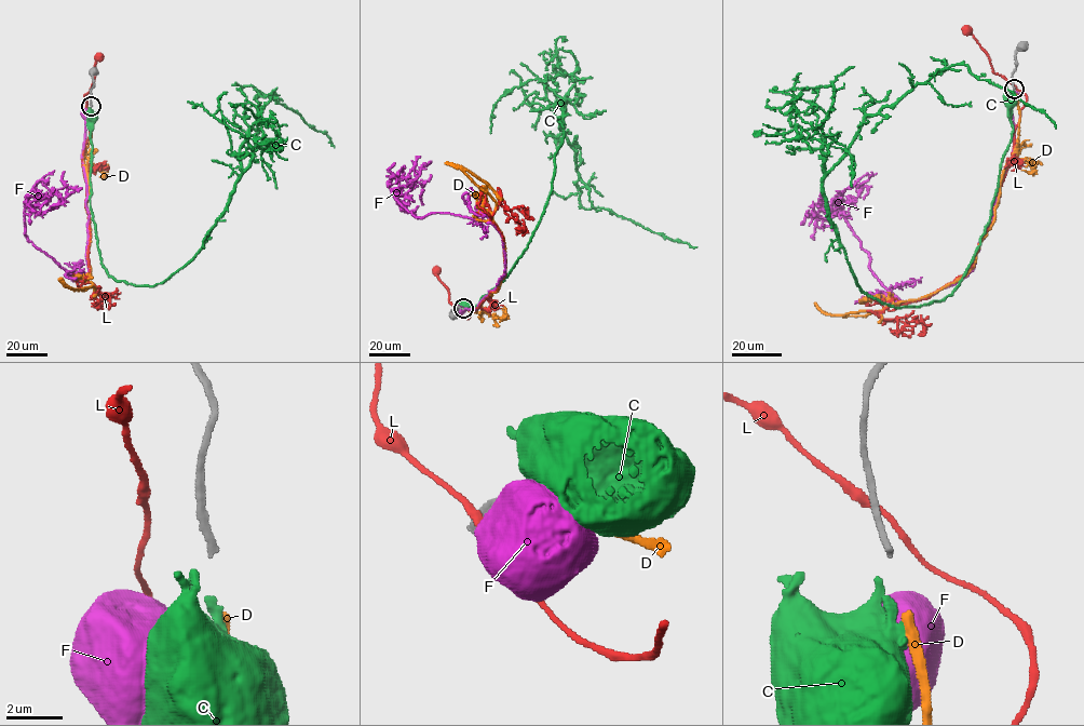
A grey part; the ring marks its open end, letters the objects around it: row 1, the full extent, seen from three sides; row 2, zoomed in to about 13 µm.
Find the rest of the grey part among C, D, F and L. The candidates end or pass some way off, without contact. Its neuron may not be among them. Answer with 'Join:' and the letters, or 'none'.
Join: none

